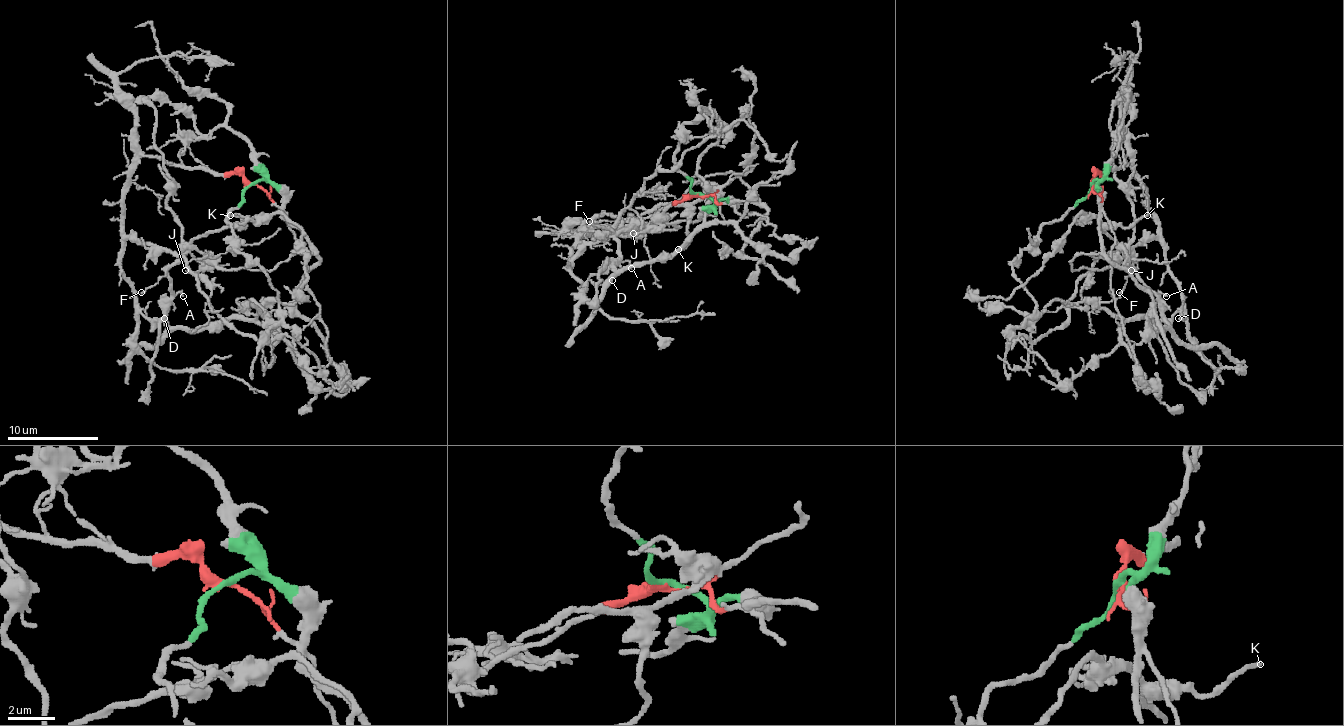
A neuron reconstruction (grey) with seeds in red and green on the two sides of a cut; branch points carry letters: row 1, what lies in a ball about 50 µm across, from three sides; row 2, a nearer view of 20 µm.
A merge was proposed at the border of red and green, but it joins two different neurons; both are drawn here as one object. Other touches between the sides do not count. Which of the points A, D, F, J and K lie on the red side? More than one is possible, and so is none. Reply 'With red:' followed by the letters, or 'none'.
With red: A, D, F, J, K

